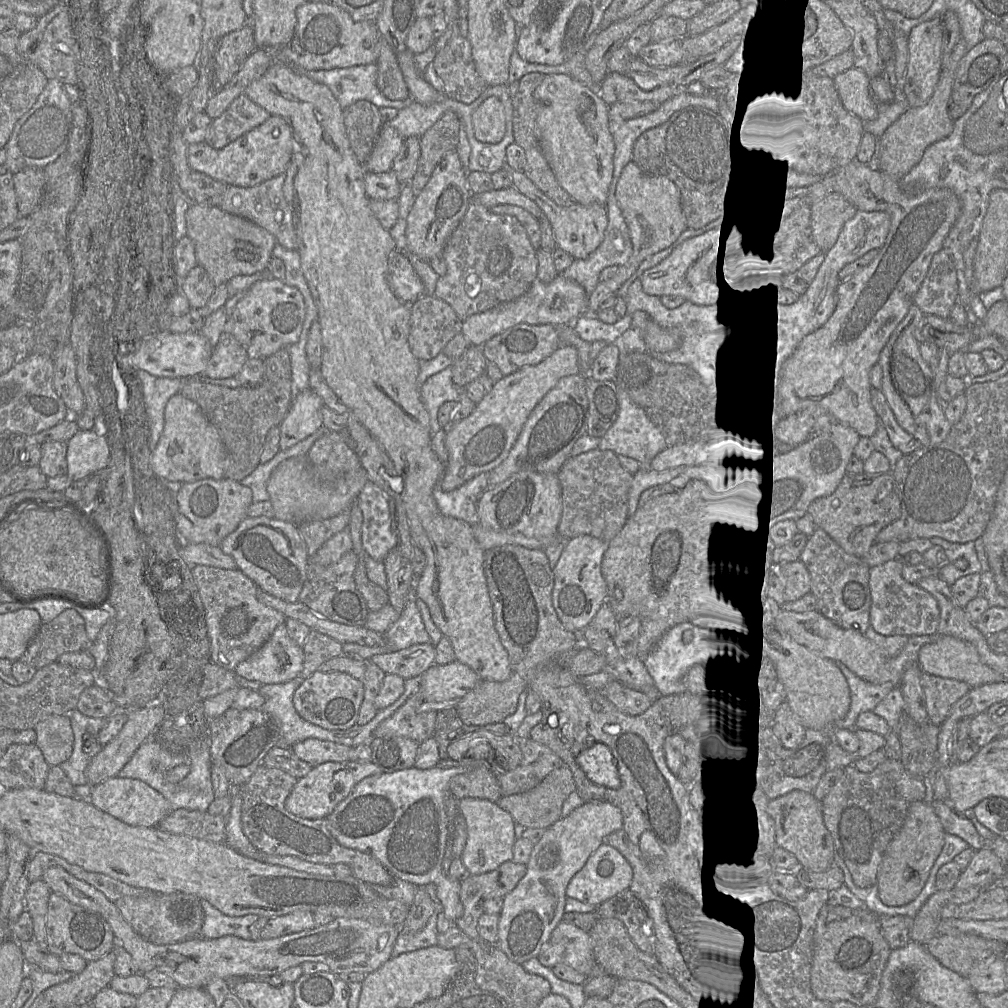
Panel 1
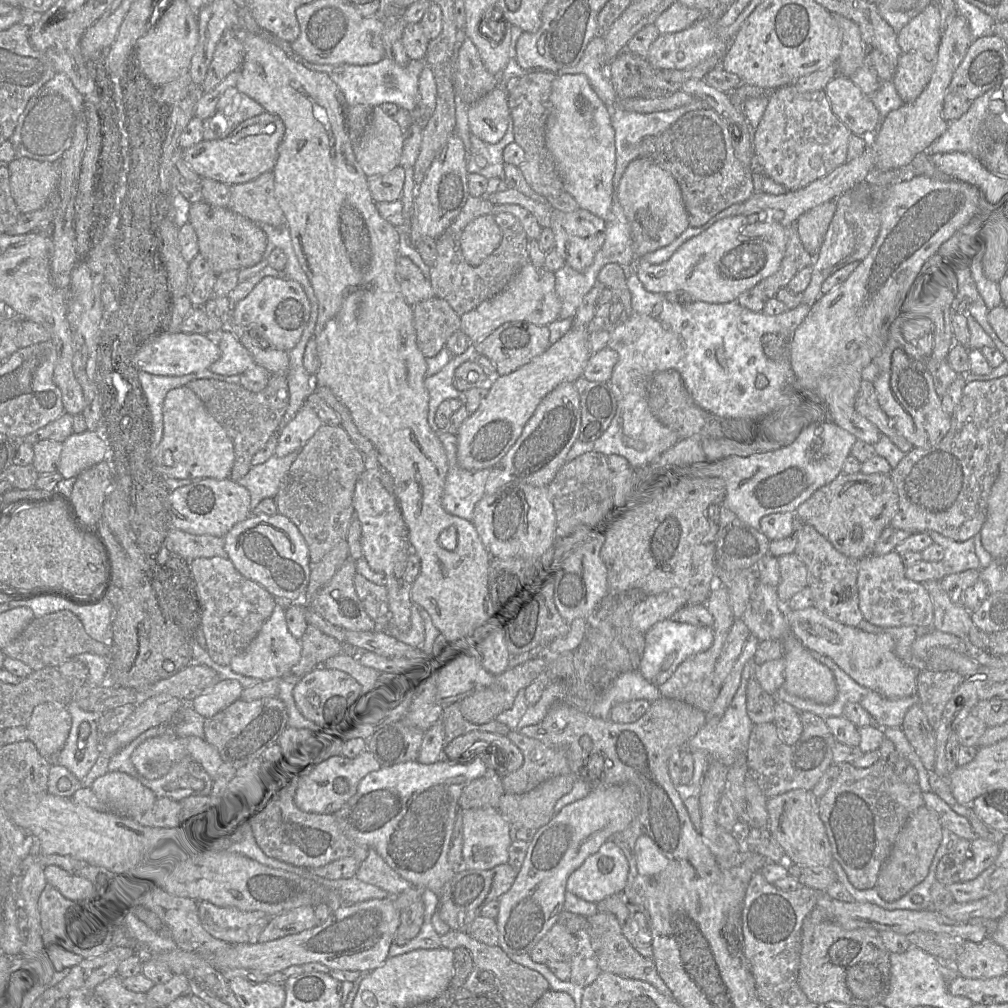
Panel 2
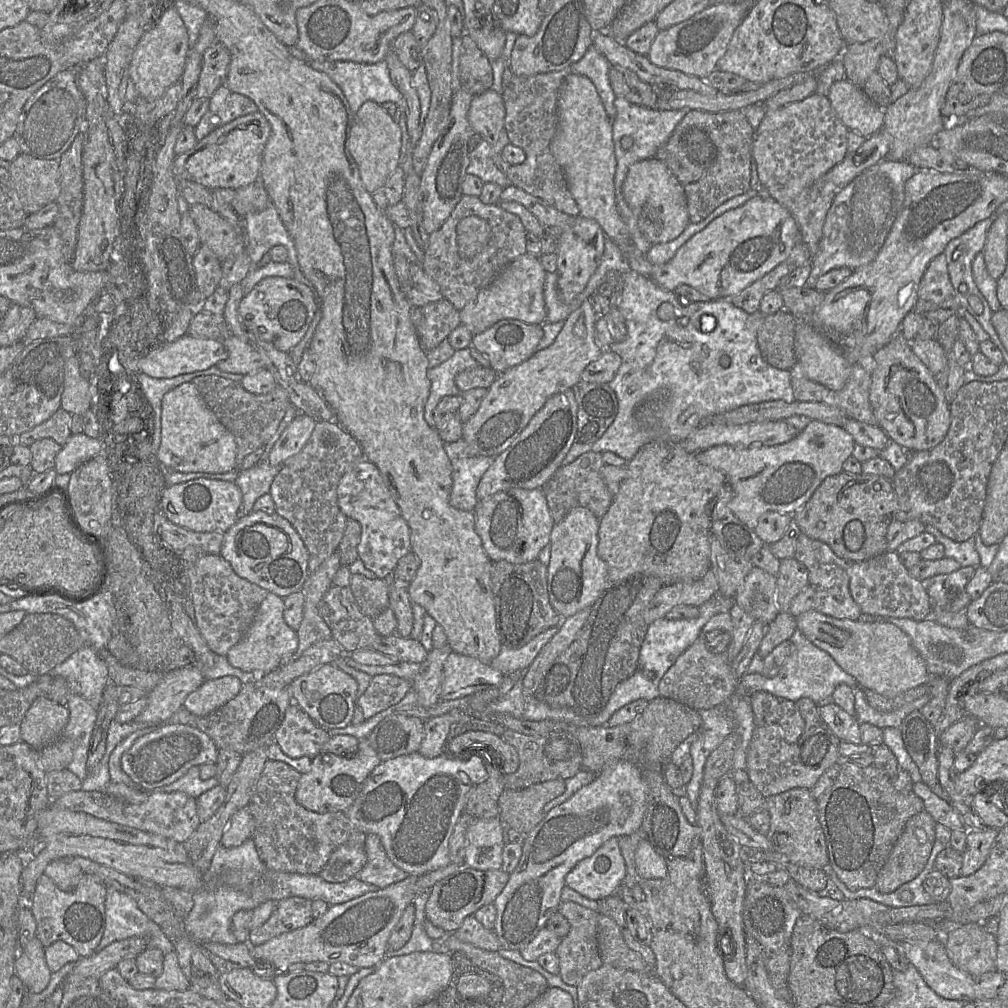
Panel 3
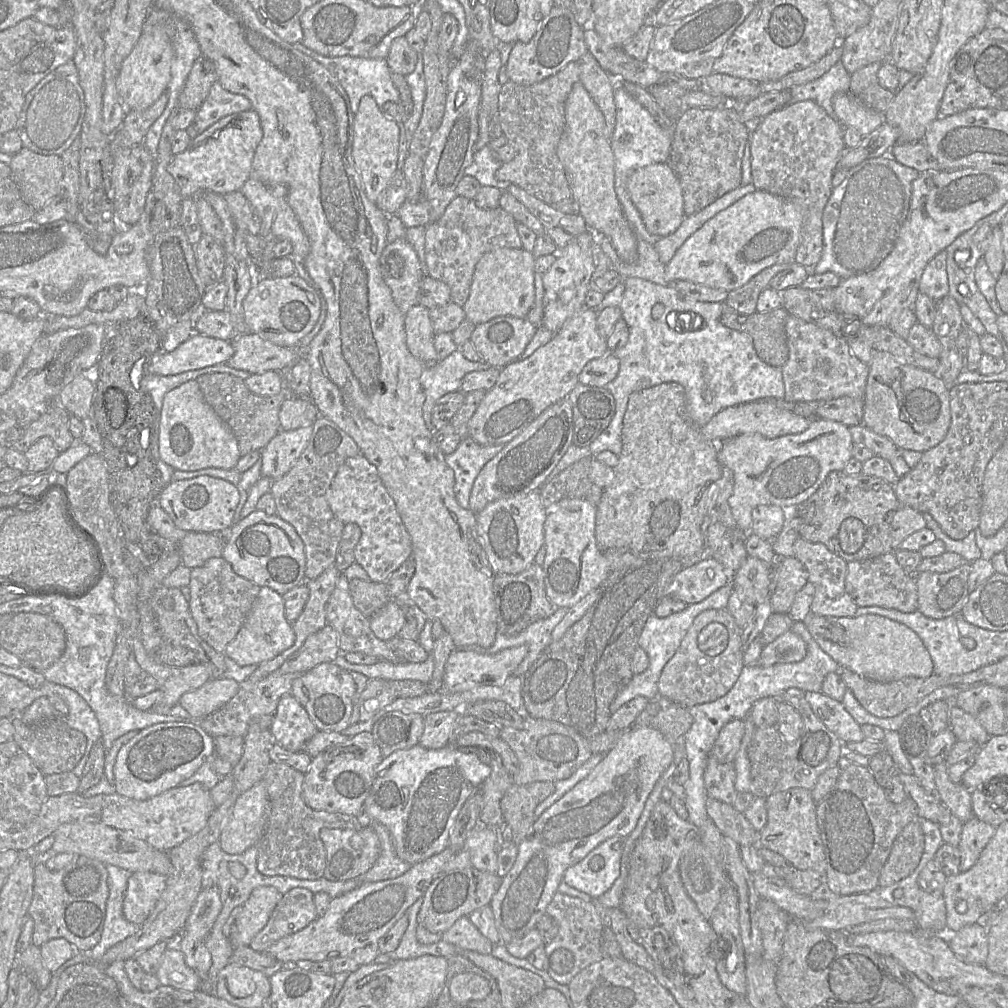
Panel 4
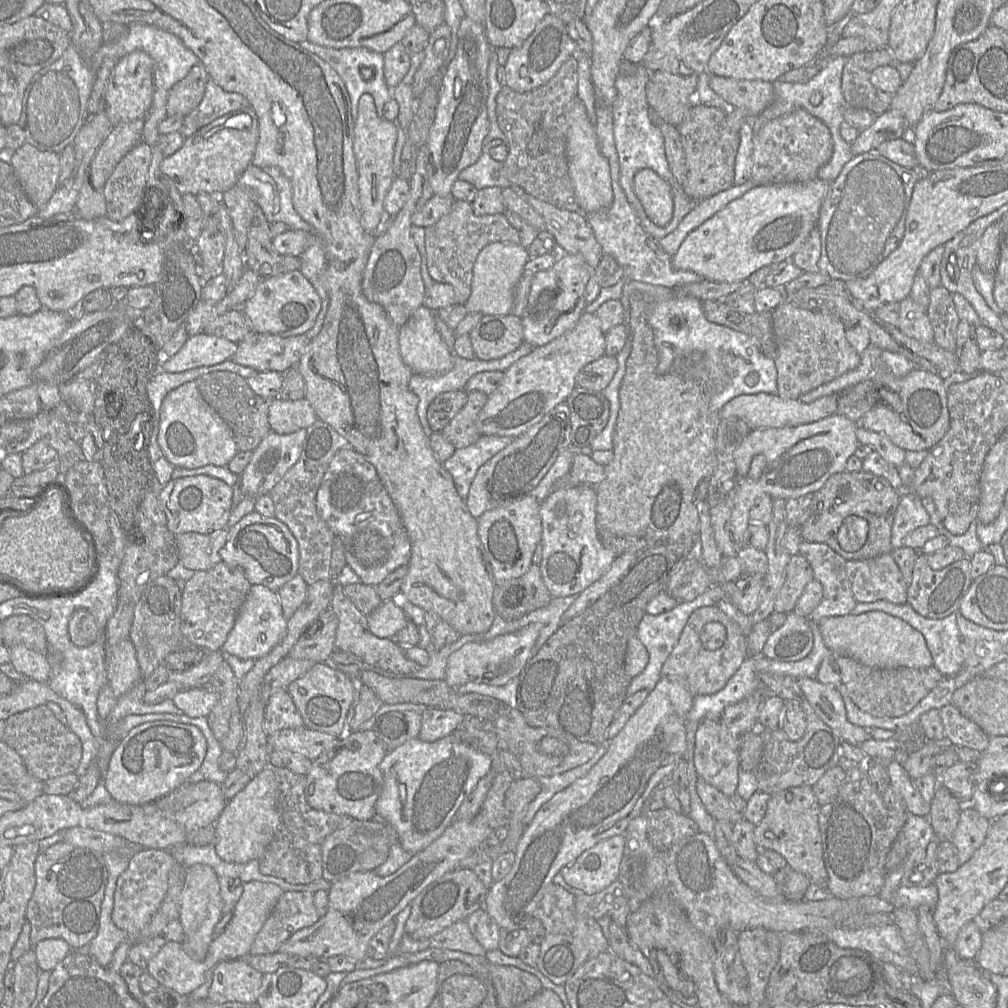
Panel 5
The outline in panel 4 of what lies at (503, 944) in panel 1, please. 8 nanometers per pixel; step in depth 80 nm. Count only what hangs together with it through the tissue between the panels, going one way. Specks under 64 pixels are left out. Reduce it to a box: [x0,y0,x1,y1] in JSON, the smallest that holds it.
[489,698,674,945]

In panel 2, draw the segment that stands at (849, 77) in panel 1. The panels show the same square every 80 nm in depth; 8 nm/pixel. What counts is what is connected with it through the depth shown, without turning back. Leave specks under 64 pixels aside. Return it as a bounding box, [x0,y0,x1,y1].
[824,75,880,136]

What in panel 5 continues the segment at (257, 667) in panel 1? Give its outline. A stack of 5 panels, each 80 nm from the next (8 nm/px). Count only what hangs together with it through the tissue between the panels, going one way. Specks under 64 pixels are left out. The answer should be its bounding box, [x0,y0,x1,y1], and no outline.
[222,584,287,660]

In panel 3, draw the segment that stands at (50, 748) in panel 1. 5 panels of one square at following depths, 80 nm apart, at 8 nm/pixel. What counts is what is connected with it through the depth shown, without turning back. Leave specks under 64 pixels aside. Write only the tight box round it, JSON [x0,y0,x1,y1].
[21,697,69,750]

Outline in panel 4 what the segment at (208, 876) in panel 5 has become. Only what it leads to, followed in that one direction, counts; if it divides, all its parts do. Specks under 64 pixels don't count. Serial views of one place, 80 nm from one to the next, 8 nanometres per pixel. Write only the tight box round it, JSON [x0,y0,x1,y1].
[175,887,221,985]

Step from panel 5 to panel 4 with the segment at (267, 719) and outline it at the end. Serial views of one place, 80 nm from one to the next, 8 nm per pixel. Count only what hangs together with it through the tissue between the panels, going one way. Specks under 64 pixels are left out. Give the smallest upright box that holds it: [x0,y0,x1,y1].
[269,694,319,752]

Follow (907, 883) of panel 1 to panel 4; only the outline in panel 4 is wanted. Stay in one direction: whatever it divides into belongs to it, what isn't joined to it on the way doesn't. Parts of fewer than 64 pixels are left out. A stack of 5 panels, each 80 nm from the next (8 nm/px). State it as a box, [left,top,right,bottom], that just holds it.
[879,819,924,887]

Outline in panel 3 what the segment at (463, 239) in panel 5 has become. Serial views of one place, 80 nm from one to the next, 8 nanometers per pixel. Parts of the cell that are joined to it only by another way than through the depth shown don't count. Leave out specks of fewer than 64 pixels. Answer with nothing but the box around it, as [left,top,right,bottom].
[422,195,526,311]

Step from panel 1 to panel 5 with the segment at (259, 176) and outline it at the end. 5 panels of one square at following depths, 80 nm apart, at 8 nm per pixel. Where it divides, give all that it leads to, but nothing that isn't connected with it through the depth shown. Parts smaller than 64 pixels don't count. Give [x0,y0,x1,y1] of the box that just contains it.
[160,106,258,199]

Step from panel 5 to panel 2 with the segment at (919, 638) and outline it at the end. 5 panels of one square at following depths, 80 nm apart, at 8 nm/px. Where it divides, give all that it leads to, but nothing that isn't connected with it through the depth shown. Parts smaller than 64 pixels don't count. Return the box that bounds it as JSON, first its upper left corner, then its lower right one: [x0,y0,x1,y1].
[785,606,919,699]

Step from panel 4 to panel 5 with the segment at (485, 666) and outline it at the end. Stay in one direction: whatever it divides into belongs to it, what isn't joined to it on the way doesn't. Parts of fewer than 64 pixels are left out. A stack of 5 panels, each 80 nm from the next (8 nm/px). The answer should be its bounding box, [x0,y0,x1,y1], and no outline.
[445,623,539,688]

